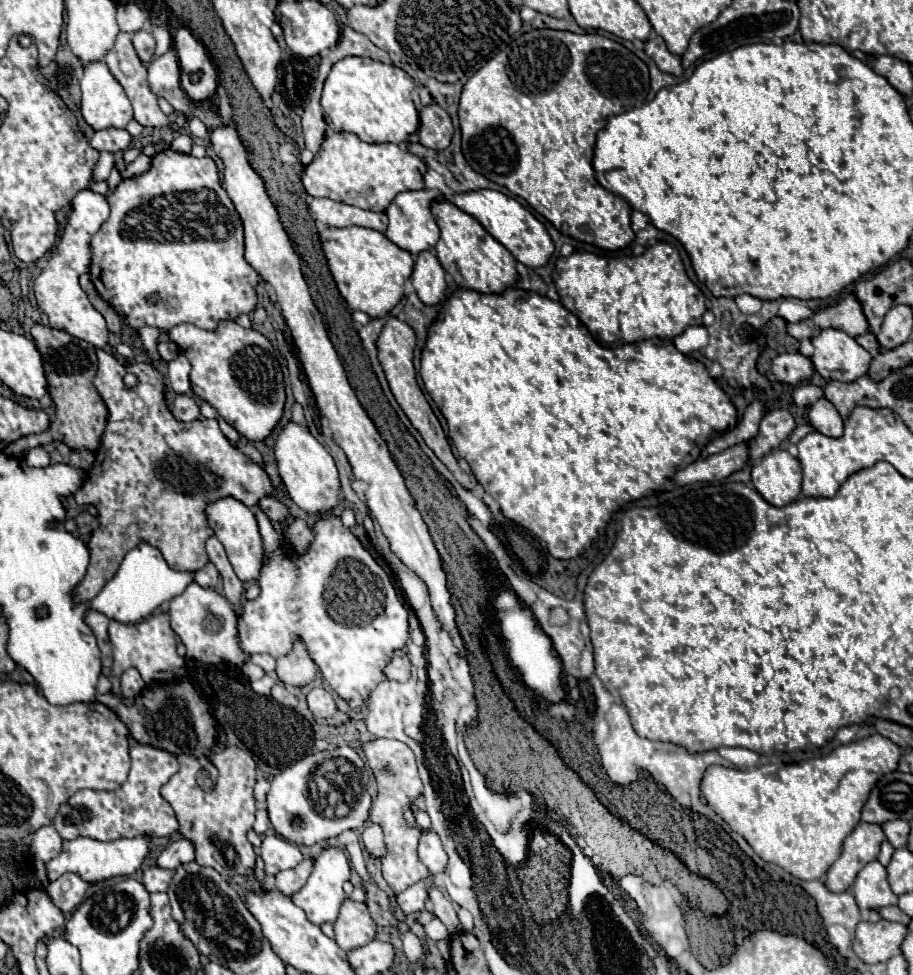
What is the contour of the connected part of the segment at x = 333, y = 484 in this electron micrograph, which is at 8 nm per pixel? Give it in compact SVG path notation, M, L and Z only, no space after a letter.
M293 420L281 428L275 440L275 458L279 466L279 476L297 506L309 514L321 514L331 510L339 500L339 476L331 454L319 444L319 440L301 424Z

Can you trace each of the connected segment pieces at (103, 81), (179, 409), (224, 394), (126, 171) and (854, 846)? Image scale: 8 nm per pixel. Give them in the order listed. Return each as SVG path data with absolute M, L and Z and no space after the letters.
M91 62L85 66L81 92L81 114L93 130L125 128L133 118L131 102L105 62Z
M179 394L179 396L175 398L175 404L173 404L171 412L173 412L173 416L175 416L177 420L181 420L181 422L193 422L193 420L197 420L197 418L201 416L199 406L197 406L195 400L193 400L191 396L187 396L187 394Z
M223 320L215 330L201 330L193 324L179 324L169 332L181 354L191 362L191 388L211 402L233 428L251 442L265 440L281 420L285 388L279 362L273 358L271 342L253 328L241 328L235 320Z
M141 154L135 162L131 162L125 168L121 168L121 176L123 178L131 178L131 176L137 176L137 174L143 174L149 168L149 164L151 164L151 158L145 156L145 154Z
M859 822L857 828L847 836L841 856L829 868L825 886L831 892L849 890L855 882L855 876L859 874L859 868L863 868L863 864L869 864L871 860L877 860L883 840L885 836L879 824Z

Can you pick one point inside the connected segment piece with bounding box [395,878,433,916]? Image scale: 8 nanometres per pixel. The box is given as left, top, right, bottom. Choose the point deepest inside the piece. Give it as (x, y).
(412, 900)

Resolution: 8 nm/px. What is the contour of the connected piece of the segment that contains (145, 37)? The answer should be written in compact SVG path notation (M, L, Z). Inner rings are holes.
M141 30L141 32L135 32L131 38L133 38L133 46L135 46L135 52L141 58L141 62L149 64L153 60L153 52L155 52L155 38L153 38L153 34Z

